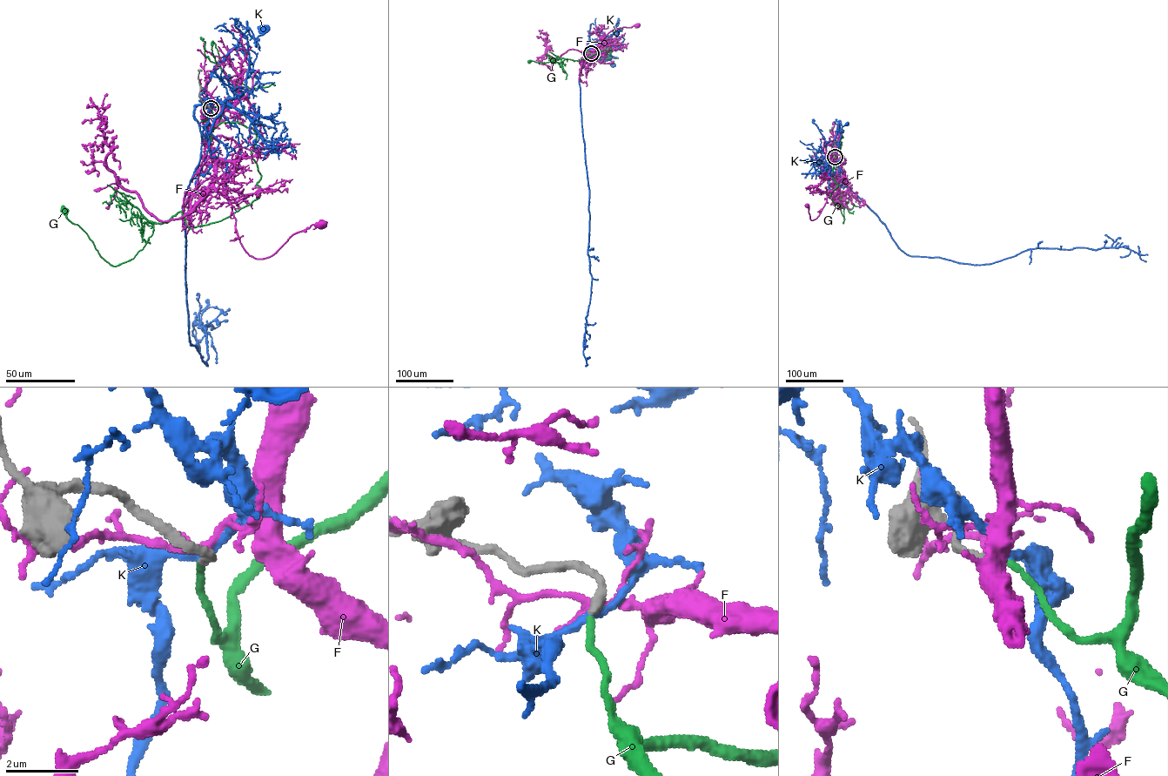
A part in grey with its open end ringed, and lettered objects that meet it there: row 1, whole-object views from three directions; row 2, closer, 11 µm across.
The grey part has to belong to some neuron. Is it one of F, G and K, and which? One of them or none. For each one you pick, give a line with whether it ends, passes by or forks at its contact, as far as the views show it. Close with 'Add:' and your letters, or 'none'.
G: it ends
Add: G

